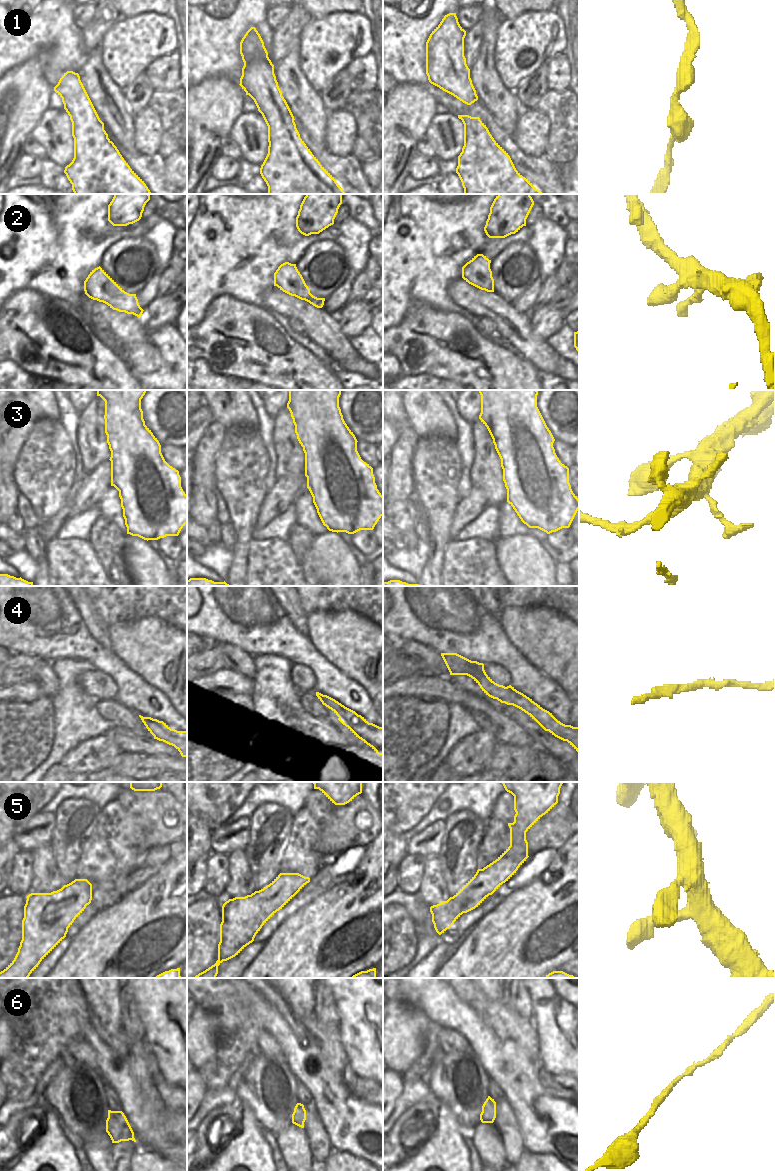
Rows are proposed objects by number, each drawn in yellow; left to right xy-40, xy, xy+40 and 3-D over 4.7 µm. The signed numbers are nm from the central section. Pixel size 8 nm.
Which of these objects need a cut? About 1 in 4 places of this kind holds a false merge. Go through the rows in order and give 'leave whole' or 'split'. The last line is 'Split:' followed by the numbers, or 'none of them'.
1: leave whole
2: leave whole
3: leave whole
4: leave whole
5: leave whole
6: leave whole
Split: none of them

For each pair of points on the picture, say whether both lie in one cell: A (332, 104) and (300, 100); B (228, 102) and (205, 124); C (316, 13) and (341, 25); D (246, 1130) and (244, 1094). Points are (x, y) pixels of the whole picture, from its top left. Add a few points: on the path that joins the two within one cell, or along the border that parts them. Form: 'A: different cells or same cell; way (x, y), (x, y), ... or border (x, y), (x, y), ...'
A: different cells; border (319, 93), (327, 111)
B: same cell; way (222, 107), (211, 118)
C: different cells; border (346, 11), (335, 11), (312, 19)
D: different cells; border (243, 1103), (251, 1110), (259, 1124)

